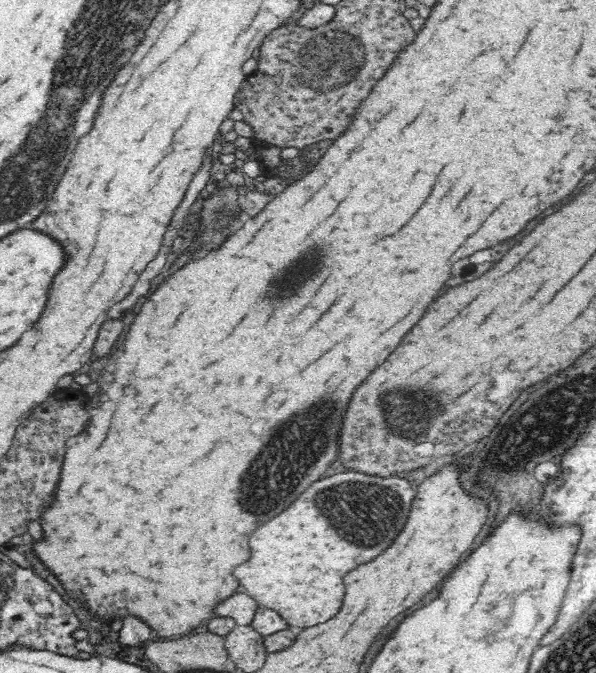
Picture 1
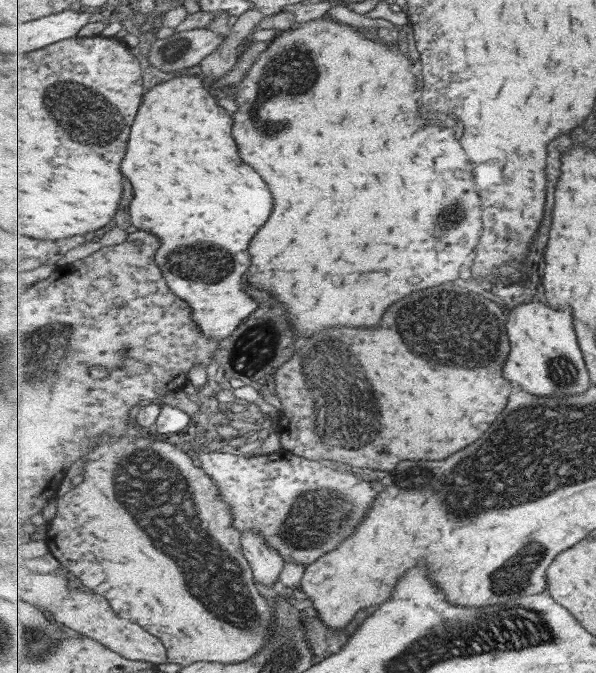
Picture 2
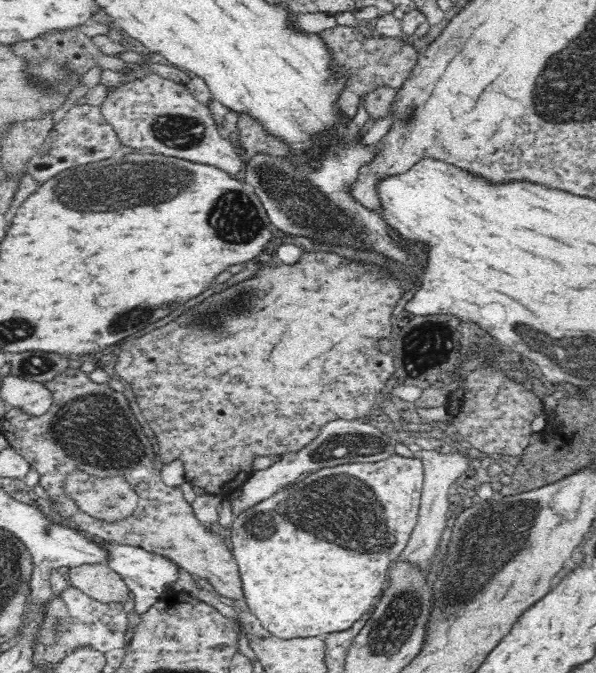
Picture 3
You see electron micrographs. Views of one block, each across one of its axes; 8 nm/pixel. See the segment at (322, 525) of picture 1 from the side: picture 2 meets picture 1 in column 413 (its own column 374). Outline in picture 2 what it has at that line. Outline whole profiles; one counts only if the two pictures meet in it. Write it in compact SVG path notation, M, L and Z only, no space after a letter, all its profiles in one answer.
M233 448L231 450L223 450L223 451L211 451L211 454L207 453L206 450L195 450L199 454L199 459L201 462L201 468L215 480L217 484L219 484L219 492L221 492L221 496L223 496L223 502L227 502L229 506L231 506L231 510L233 510L233 517L235 520L235 528L239 528L241 532L249 532L249 530L257 530L265 540L267 540L267 544L269 546L275 546L277 550L279 550L279 554L283 556L285 562L298 562L299 564L303 564L305 569L314 562L317 562L323 554L327 554L327 552L333 552L343 540L347 540L349 536L353 536L355 534L355 528L358 528L359 524L365 520L365 516L367 516L367 512L371 510L371 504L373 504L373 500L379 496L379 492L373 488L373 484L369 484L369 482L365 482L365 488L363 488L363 482L356 478L355 475L349 475L343 472L337 472L334 468L334 464L324 463L323 461L315 461L308 460L307 458L303 458L301 456L296 456L292 454L291 451L285 450L283 448L279 449L279 451L275 453L269 453L266 455L257 455L257 456L249 456L247 457L245 454L239 454Z

